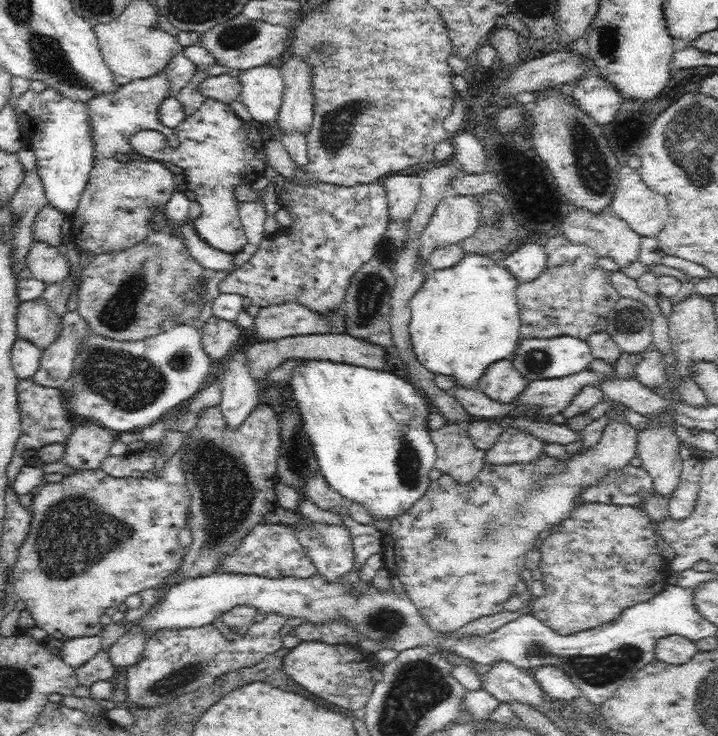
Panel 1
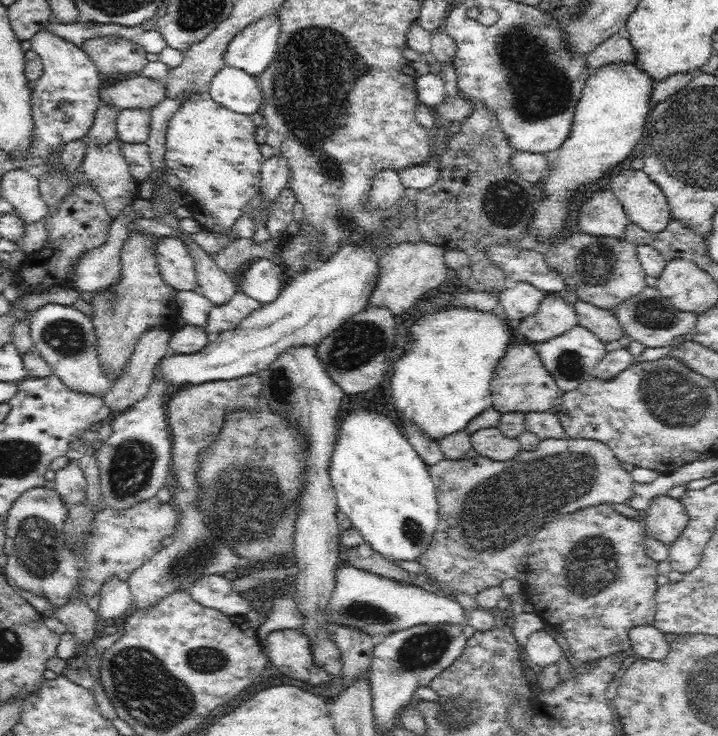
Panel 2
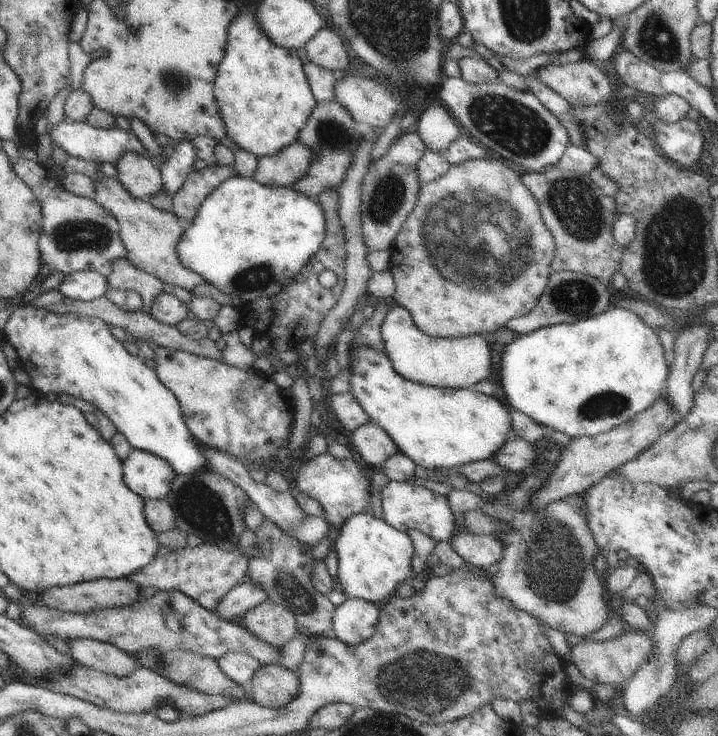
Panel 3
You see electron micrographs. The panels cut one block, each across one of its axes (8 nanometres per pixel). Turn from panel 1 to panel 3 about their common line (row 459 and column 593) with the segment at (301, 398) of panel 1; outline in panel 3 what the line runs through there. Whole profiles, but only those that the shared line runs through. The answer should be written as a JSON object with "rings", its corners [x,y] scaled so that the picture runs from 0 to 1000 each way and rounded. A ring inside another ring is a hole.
{"rings":[[[850,418],[801,439],[774,439],[716,462],[699,484],[702,549],[794,594],[825,594],[903,557],[923,534],[933,505],[926,476],[911,451],[880,421]]]}

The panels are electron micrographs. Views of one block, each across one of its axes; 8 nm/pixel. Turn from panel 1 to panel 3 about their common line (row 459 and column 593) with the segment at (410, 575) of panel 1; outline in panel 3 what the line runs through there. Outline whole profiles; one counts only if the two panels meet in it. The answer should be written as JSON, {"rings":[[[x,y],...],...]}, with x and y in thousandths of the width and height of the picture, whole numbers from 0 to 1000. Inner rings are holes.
{"rings":[[[760,580],[760,592],[752,601],[741,601],[749,620],[741,633],[726,640],[726,654],[712,667],[702,663],[687,679],[670,685],[674,698],[703,709],[712,717],[696,728],[685,724],[702,742],[699,761],[684,777],[685,793],[694,813],[710,815],[716,826],[745,837],[749,845],[784,861],[819,864],[847,845],[848,827],[840,814],[841,784],[825,768],[837,749],[819,717],[819,693],[813,682],[816,667],[772,682],[755,693],[749,690],[749,696],[735,688],[738,674],[766,652],[766,644],[786,614],[784,605],[766,601],[769,587],[766,580]]]}

